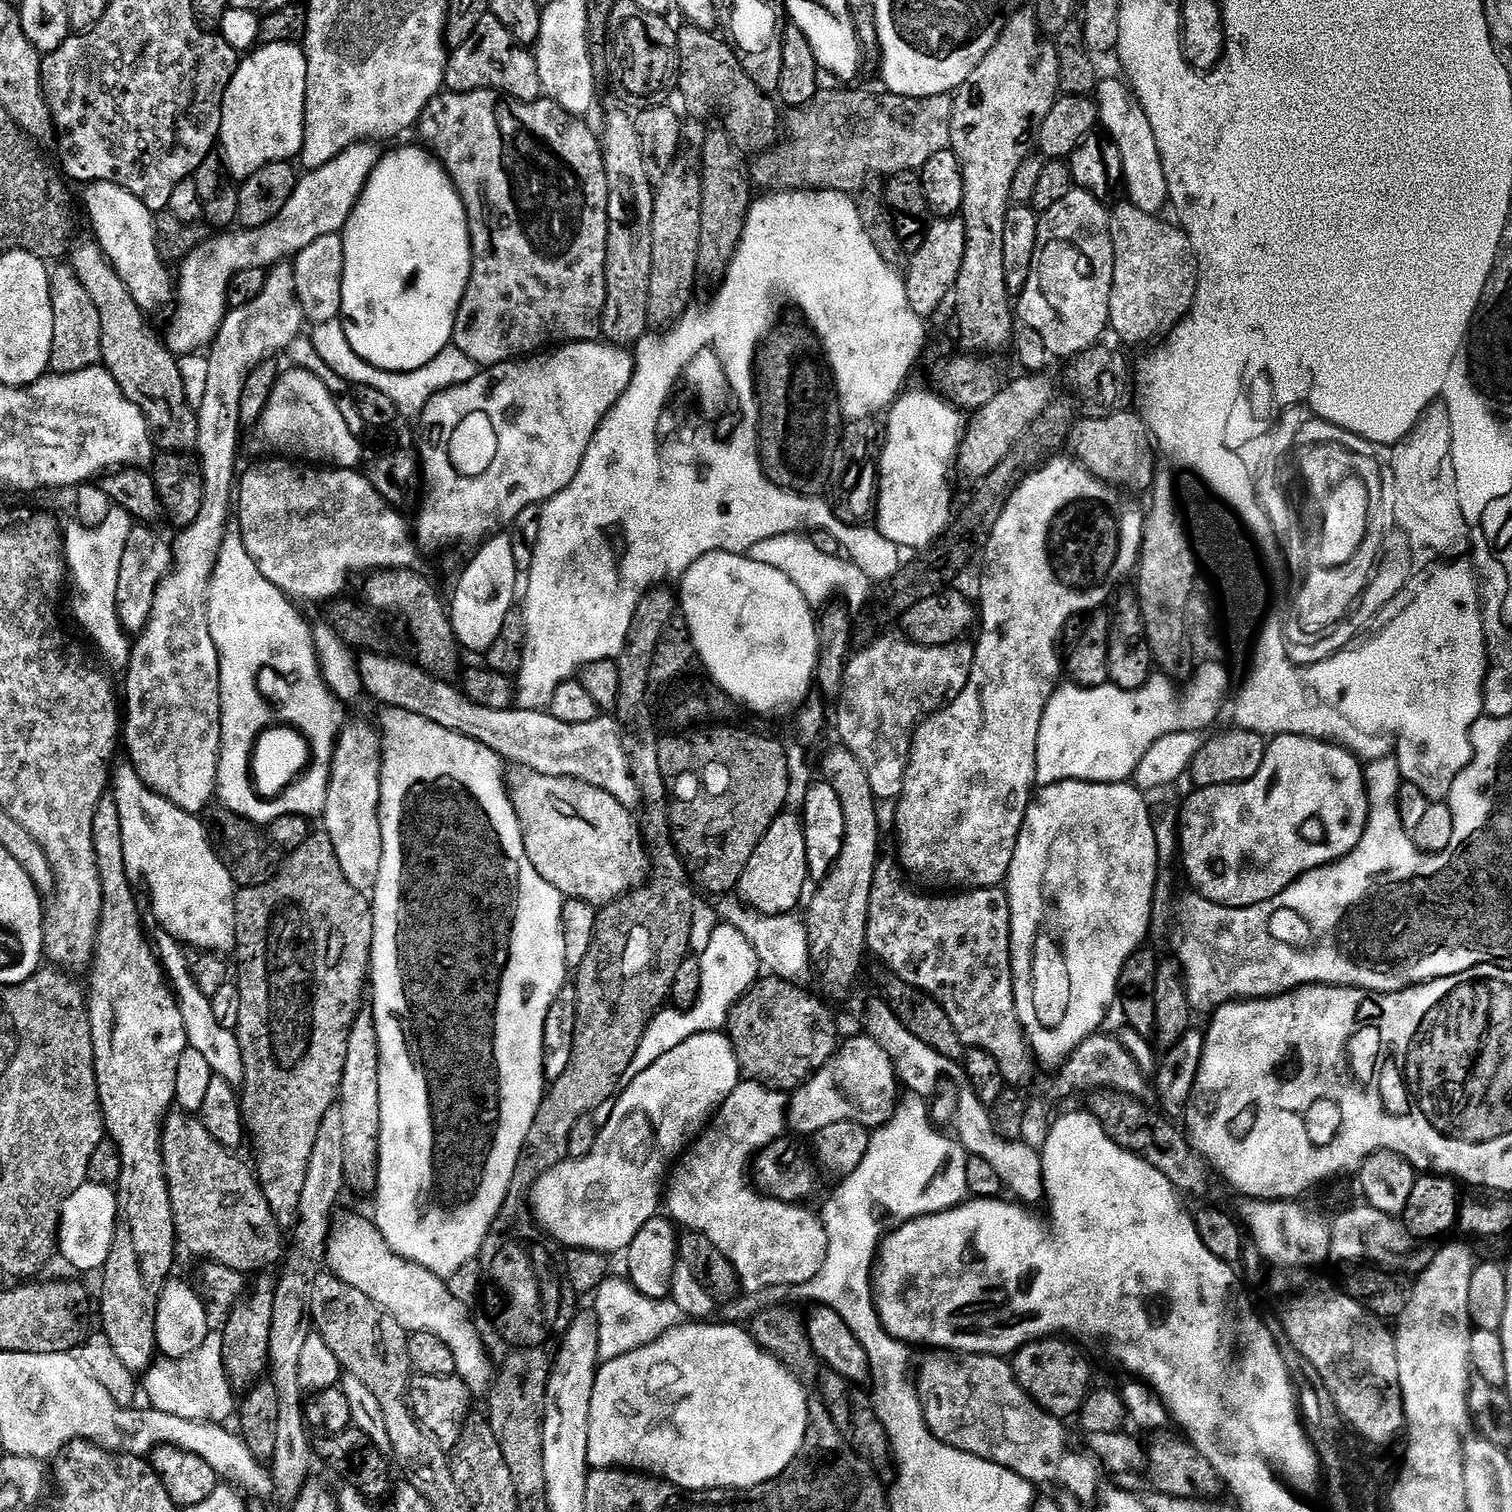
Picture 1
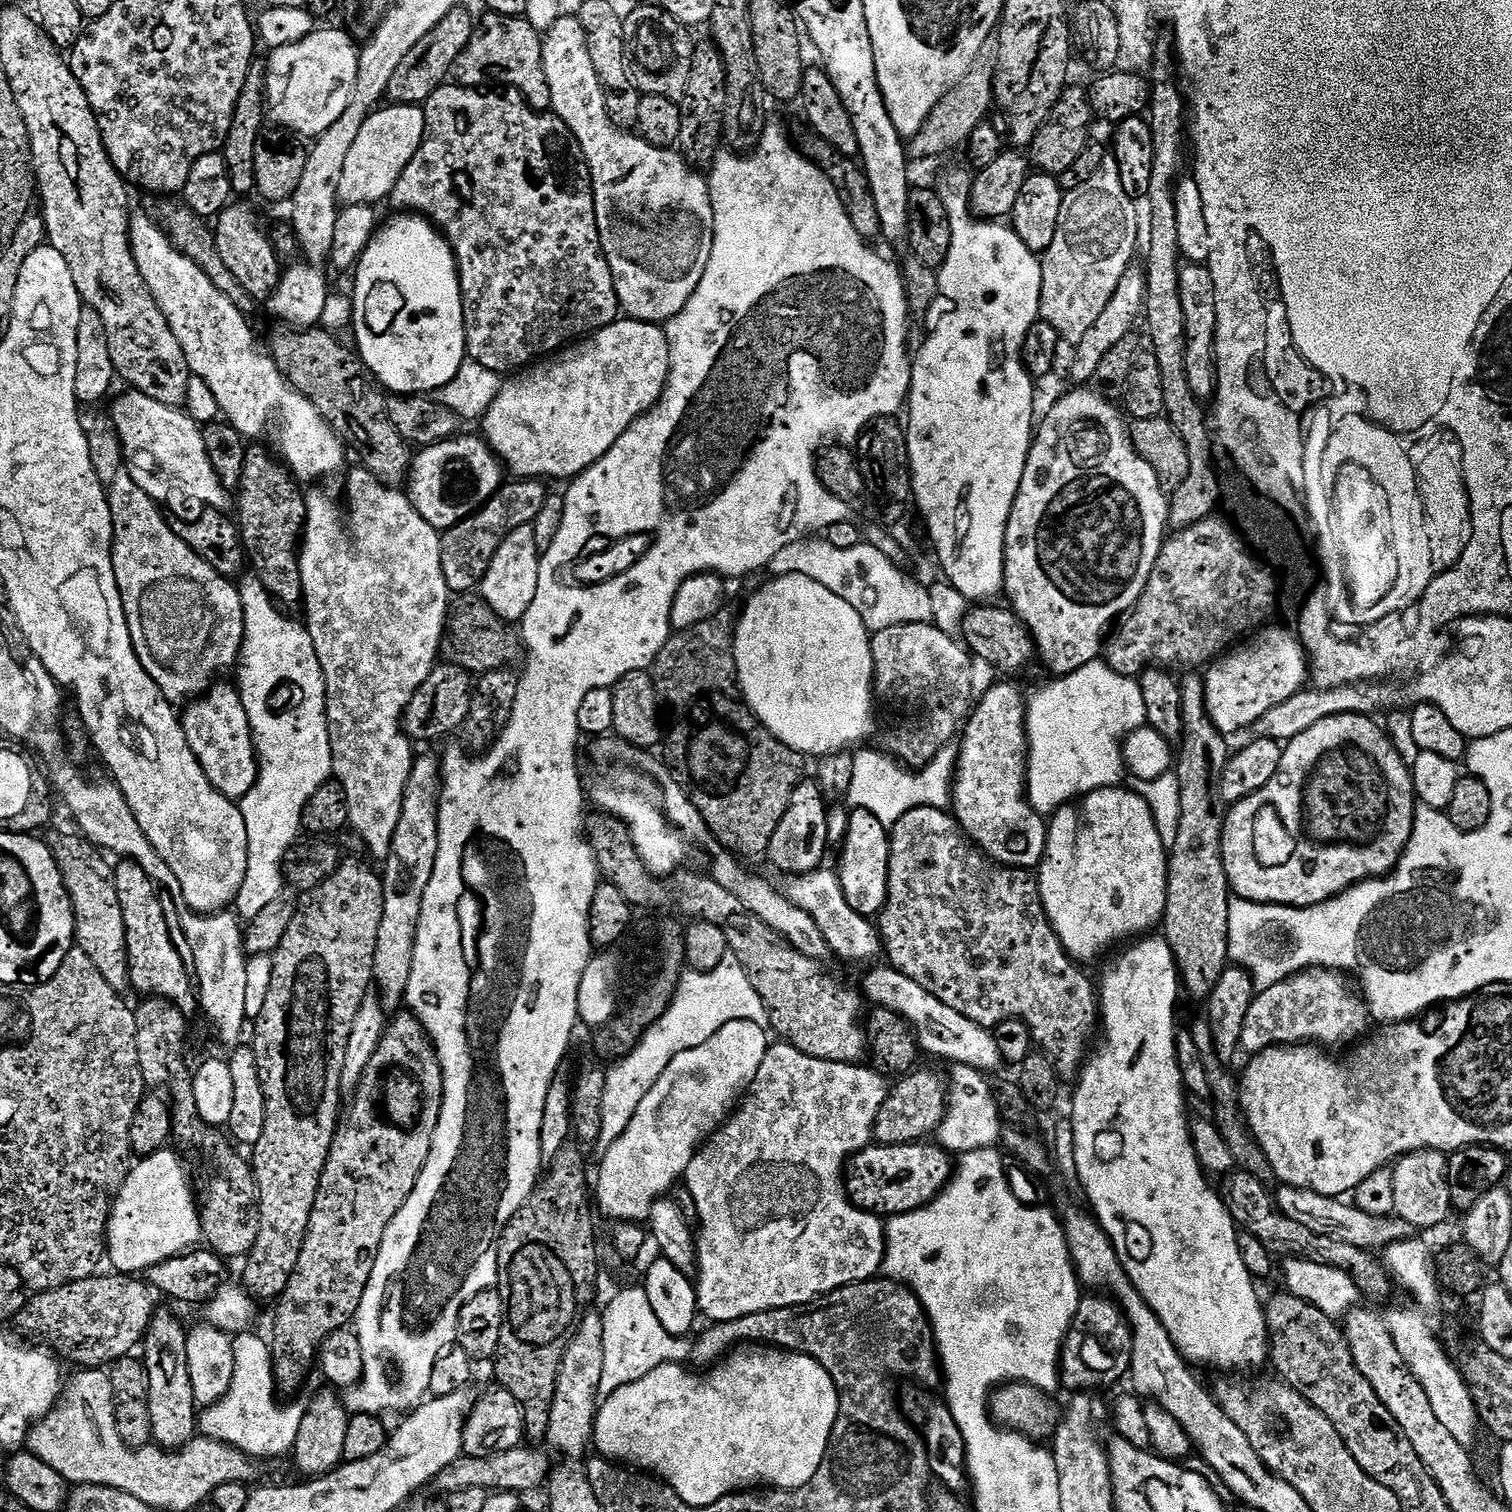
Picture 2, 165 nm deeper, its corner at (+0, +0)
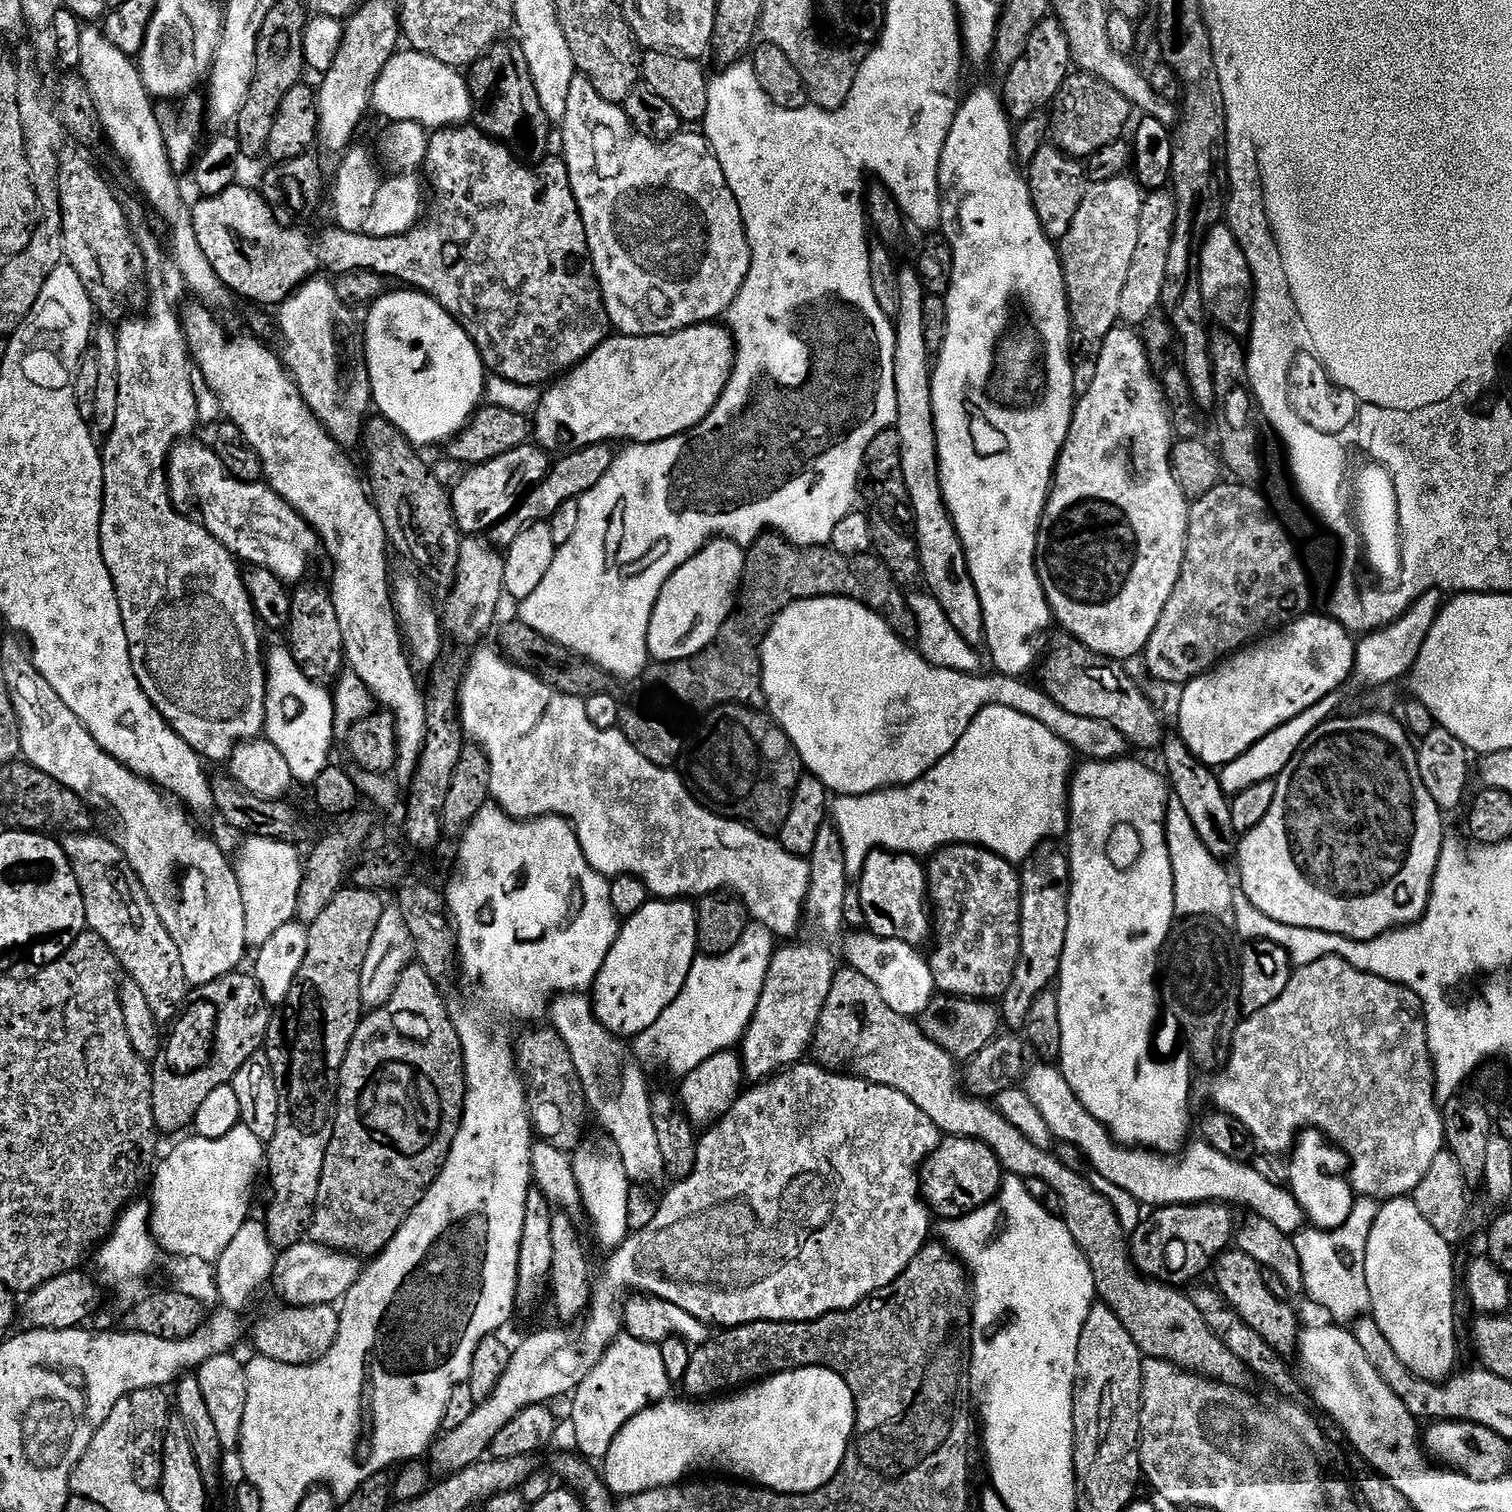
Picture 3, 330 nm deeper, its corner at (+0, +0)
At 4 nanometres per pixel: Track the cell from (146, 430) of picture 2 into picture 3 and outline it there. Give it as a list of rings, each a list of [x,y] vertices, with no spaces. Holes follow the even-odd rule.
[[[185,438],[172,445],[172,453],[168,456],[168,493],[172,495],[175,508],[188,510],[193,504],[200,511],[198,519],[205,530],[214,534],[214,538],[218,538],[233,556],[241,561],[249,560],[249,565],[268,569],[286,584],[303,581],[307,577],[310,556],[319,553],[322,544],[319,536],[284,498],[266,482],[249,482],[231,476],[215,451],[209,445],[207,448],[199,444],[196,438]]]

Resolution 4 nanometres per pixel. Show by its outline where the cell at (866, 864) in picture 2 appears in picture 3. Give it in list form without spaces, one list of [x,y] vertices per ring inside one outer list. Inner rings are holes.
[[[877,850],[869,854],[864,863],[864,868],[861,870],[858,877],[858,883],[860,883],[860,912],[864,915],[864,920],[866,923],[867,931],[871,932],[872,935],[882,938],[883,940],[897,940],[898,942],[906,942],[907,944],[913,946],[920,946],[920,943],[924,939],[929,939],[930,933],[934,928],[934,920],[930,915],[930,897],[928,895],[928,873],[926,871],[925,865],[923,863],[919,864],[917,857],[915,855],[909,854],[907,852],[890,852],[887,850]]]

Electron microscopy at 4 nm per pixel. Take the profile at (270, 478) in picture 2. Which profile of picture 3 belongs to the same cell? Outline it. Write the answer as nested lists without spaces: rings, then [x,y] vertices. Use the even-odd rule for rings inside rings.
[[[304,582],[291,593],[292,612],[286,627],[287,643],[294,662],[315,684],[331,685],[345,671],[342,626],[338,626],[338,610],[334,610],[331,591],[327,587]]]

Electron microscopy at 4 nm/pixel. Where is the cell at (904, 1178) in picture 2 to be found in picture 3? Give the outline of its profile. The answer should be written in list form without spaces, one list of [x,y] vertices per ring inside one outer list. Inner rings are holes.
[[[950,1136],[941,1139],[920,1169],[922,1199],[937,1217],[957,1220],[959,1216],[969,1216],[974,1210],[995,1200],[1005,1175],[1000,1159],[990,1146],[970,1138]]]

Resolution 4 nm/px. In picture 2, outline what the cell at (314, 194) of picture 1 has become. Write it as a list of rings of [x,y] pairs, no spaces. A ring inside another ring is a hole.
[[[390,104],[384,107],[367,118],[346,156],[337,188],[337,201],[343,207],[365,207],[378,204],[382,199],[385,201],[421,145],[425,132],[423,109],[419,105]]]

